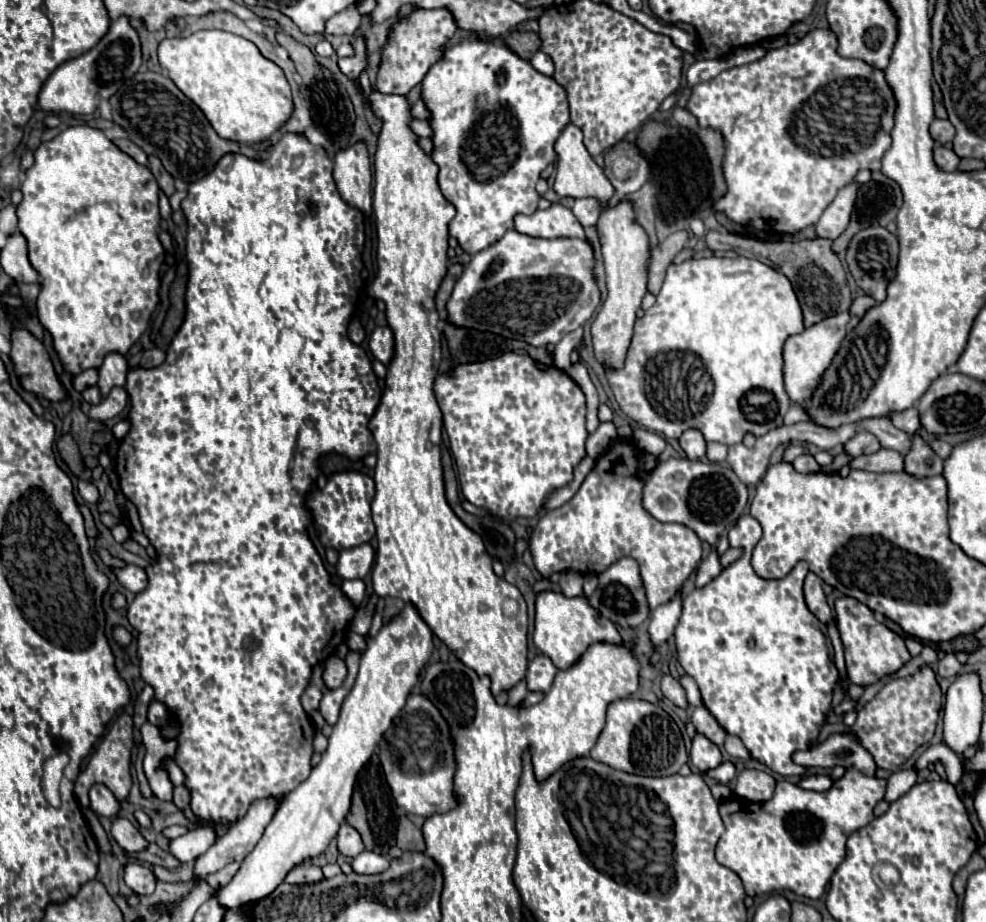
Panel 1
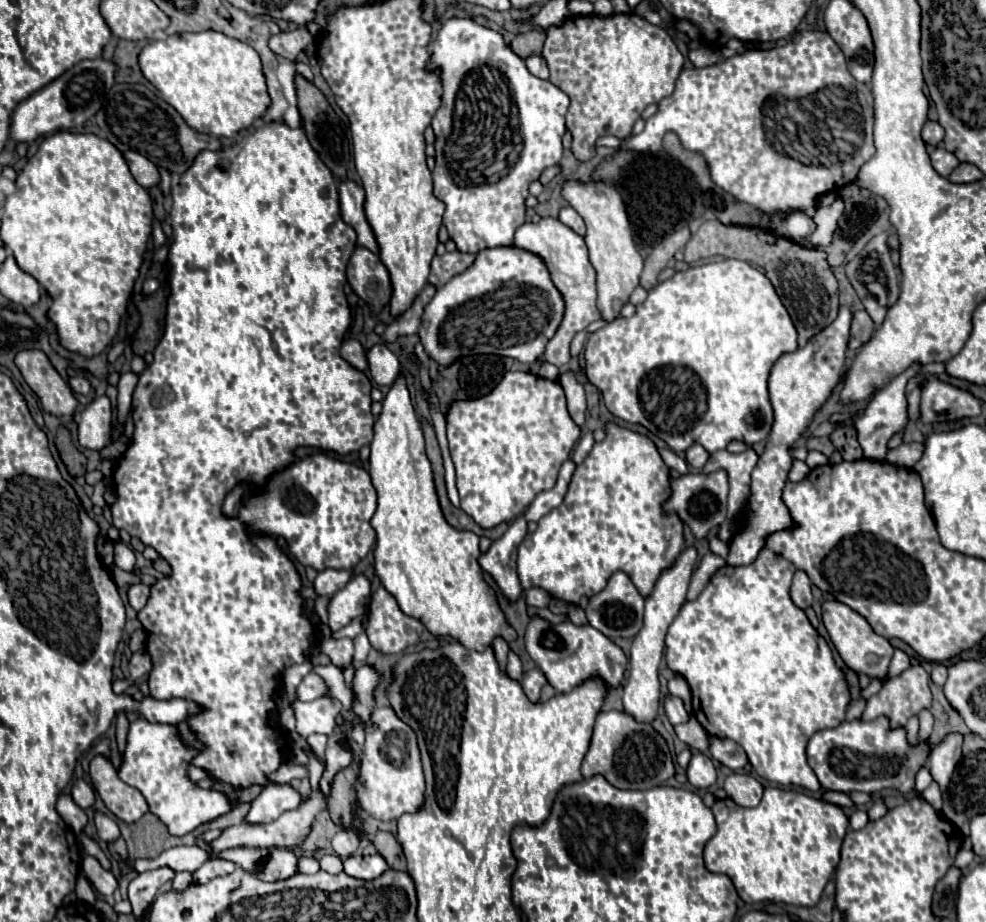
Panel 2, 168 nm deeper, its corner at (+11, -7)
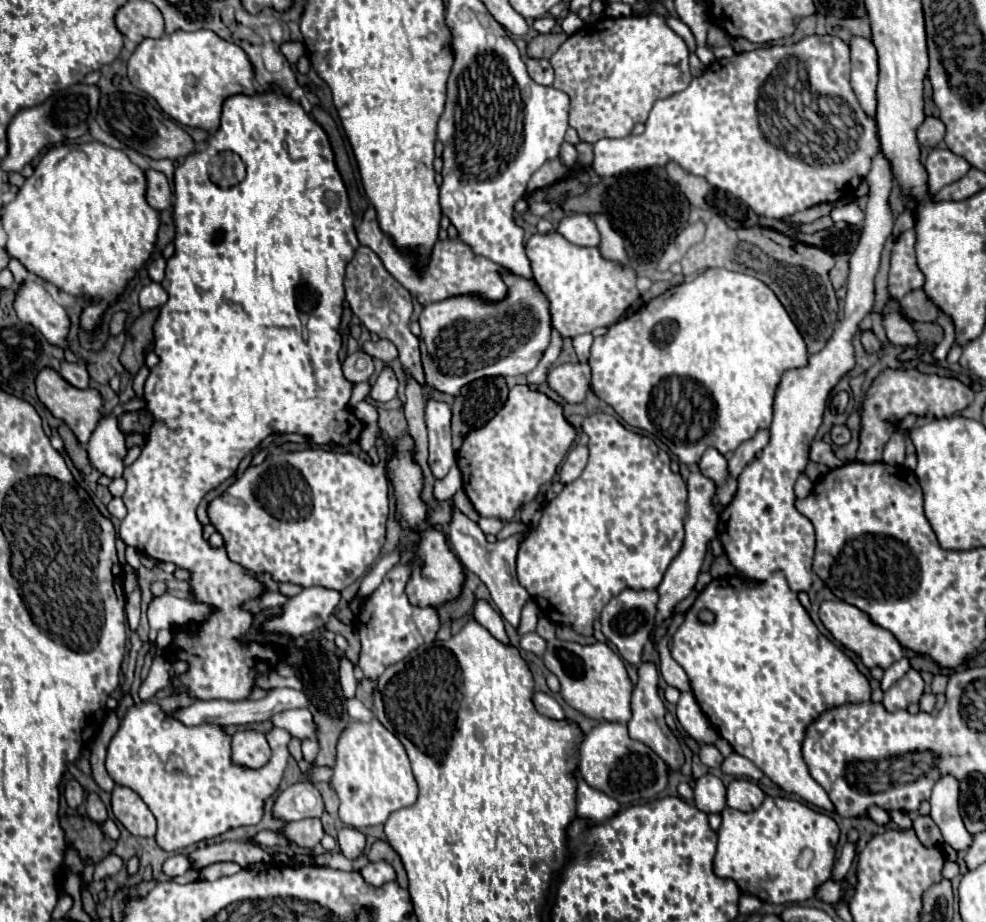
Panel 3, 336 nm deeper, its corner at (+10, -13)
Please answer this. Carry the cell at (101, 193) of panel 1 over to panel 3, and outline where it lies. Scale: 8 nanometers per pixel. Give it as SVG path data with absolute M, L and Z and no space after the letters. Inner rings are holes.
M100 142L60 144L40 158L34 174L26 178L18 190L16 200L4 206L2 226L8 234L8 254L18 258L30 274L54 284L66 294L74 296L74 288L82 288L78 294L90 296L90 302L82 310L80 328L88 334L100 330L104 310L122 296L128 282L151 258L160 220L158 212L148 206L144 194L144 172L132 164L122 150L114 150Z

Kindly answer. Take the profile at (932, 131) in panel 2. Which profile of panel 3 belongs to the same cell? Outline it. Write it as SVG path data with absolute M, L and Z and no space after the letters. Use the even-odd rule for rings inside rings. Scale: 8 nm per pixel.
M926 118L924 124L918 128L918 142L926 148L936 148L944 140L946 128L938 118Z

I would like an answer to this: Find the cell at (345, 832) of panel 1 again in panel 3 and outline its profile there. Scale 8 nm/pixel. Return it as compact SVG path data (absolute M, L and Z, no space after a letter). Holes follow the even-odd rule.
M342 828L338 832L338 846L346 858L358 858L364 850L364 844L366 844L366 838L356 828Z

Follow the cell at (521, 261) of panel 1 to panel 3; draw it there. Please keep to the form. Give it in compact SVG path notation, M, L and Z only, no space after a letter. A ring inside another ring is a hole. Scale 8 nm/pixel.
M504 272L502 280L508 286L508 292L498 302L488 302L478 294L462 294L424 306L424 312L420 314L420 328L422 328L420 340L426 346L426 352L422 354L422 364L428 386L458 396L458 388L466 386L470 380L482 376L530 374L538 366L550 344L550 332L552 332L550 302L540 290L540 286L530 278L524 278L514 272Z

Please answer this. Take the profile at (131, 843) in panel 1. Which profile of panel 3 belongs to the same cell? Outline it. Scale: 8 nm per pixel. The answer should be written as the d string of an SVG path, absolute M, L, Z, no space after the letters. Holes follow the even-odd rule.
M90 794L86 800L86 812L90 816L90 820L94 820L96 824L104 824L108 820L108 812L106 806L102 804L102 800L96 794Z

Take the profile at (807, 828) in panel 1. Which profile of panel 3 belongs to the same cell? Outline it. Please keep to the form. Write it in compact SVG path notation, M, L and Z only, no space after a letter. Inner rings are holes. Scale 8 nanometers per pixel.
M766 796L762 806L748 814L734 808L722 810L714 872L720 878L734 880L742 894L756 896L762 902L804 902L814 898L818 888L830 880L838 840L840 826L828 814L816 812L798 800ZM804 850L812 854L806 862Z

